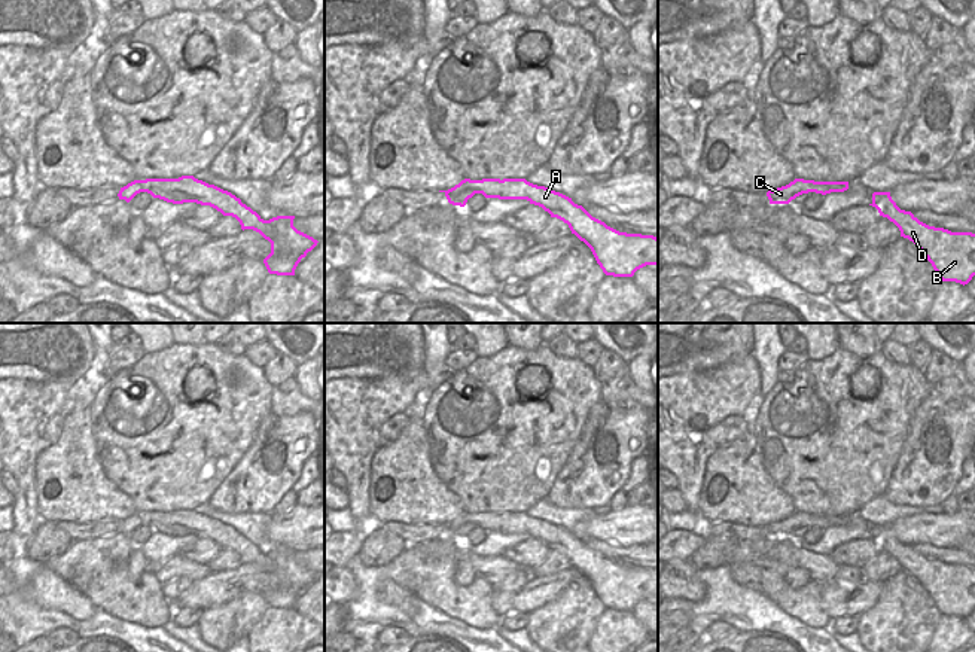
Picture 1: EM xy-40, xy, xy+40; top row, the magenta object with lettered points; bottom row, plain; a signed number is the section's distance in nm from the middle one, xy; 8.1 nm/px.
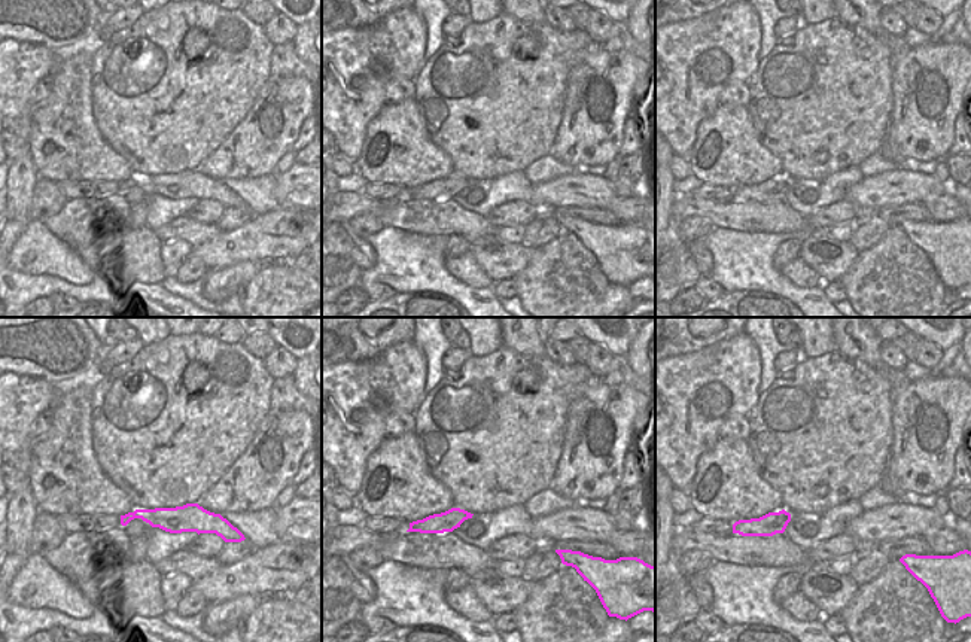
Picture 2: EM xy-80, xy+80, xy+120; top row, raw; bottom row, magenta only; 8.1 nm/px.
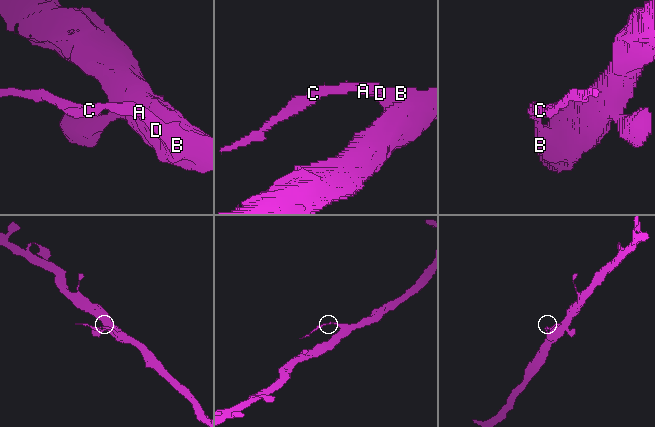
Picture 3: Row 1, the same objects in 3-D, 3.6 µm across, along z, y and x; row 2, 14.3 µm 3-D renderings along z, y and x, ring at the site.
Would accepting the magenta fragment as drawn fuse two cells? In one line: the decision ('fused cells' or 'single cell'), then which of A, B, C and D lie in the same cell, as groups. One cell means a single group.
fused cells; A C / B D

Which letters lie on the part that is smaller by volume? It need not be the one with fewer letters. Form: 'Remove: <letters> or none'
Remove: A, C

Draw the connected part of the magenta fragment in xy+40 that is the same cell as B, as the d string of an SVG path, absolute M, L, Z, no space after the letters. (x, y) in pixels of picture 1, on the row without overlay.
M890 531L887 542L878 546L899 561L901 570L920 582L942 615L965 619L972 613L975 609L975 567L929 560L911 545L901 543Z

